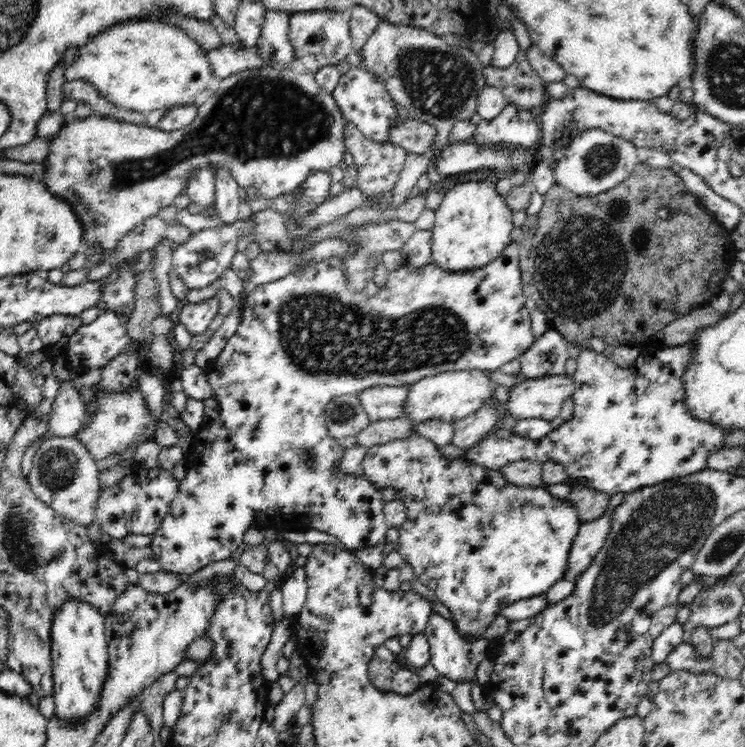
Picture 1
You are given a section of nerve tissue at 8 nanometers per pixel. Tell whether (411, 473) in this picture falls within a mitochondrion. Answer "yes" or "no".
no

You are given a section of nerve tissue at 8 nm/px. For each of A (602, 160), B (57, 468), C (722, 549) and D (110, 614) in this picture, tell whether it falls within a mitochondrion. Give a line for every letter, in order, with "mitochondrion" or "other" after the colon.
A: mitochondrion
B: mitochondrion
C: mitochondrion
D: other

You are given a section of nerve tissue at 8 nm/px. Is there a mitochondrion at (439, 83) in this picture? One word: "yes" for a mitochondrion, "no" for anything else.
yes

